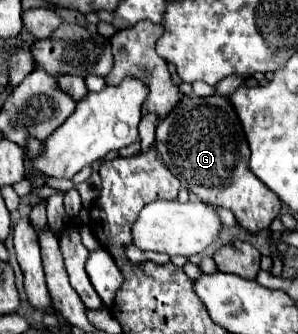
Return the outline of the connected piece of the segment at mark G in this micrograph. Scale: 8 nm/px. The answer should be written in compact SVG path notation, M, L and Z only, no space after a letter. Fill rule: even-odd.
M183 96L183 102L157 124L155 148L171 174L181 182L181 188L205 202L231 210L245 230L267 230L279 214L279 198L249 170L249 144L235 106L227 96Z

